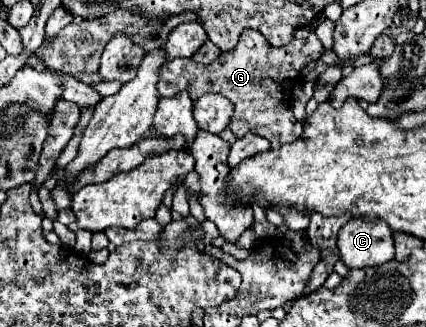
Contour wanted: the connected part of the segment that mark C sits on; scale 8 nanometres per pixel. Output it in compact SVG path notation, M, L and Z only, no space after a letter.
M351 219L341 227L337 247L349 269L379 267L393 259L391 229L381 219Z

